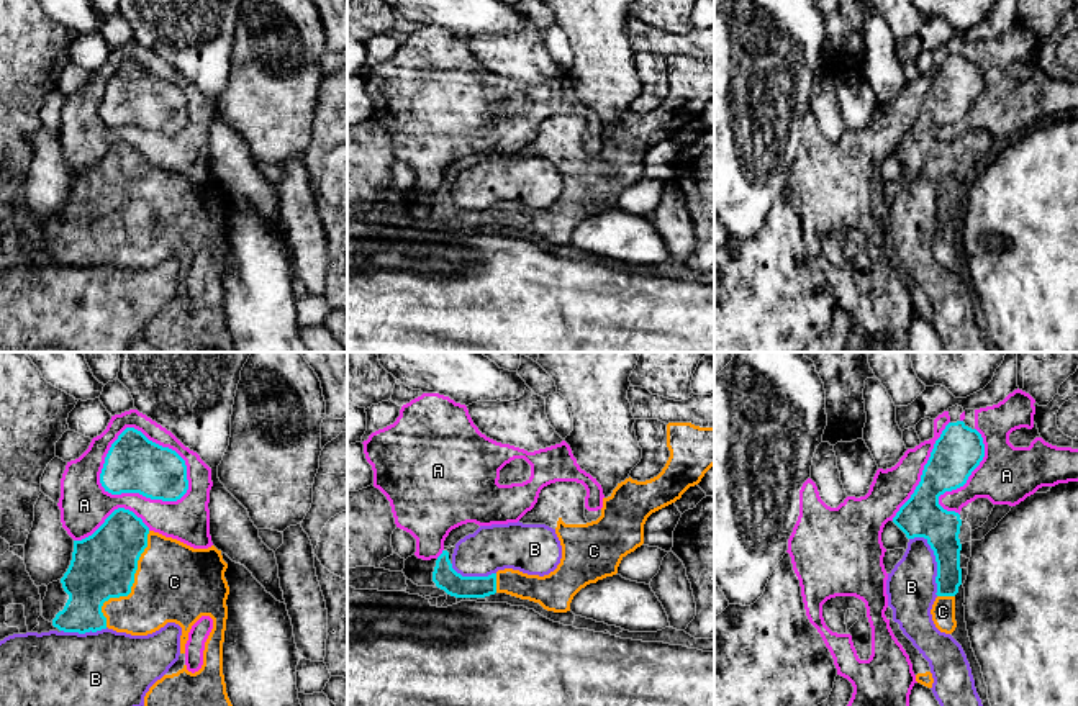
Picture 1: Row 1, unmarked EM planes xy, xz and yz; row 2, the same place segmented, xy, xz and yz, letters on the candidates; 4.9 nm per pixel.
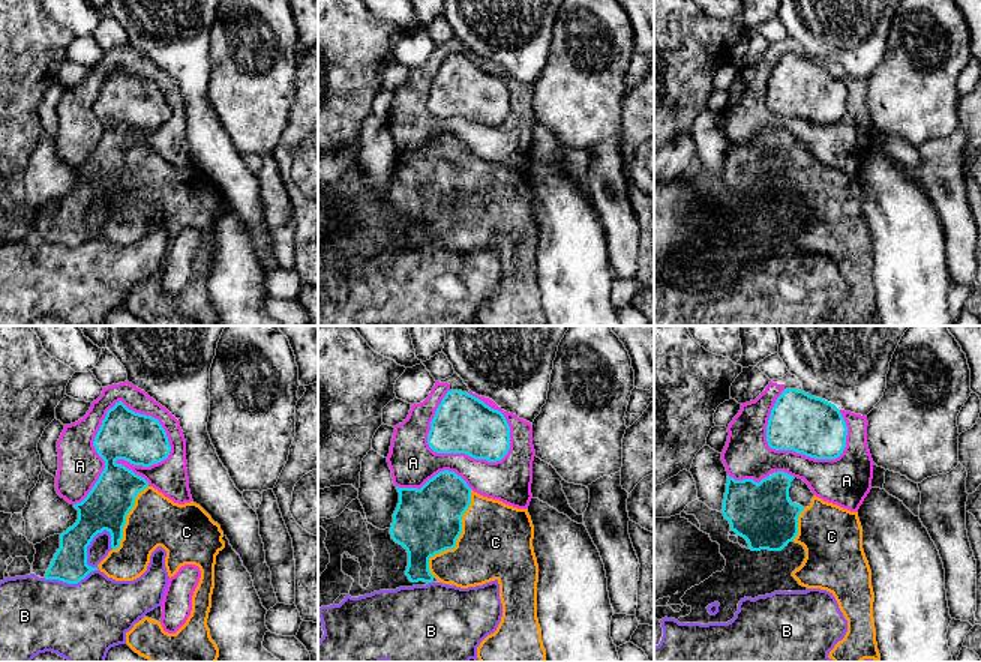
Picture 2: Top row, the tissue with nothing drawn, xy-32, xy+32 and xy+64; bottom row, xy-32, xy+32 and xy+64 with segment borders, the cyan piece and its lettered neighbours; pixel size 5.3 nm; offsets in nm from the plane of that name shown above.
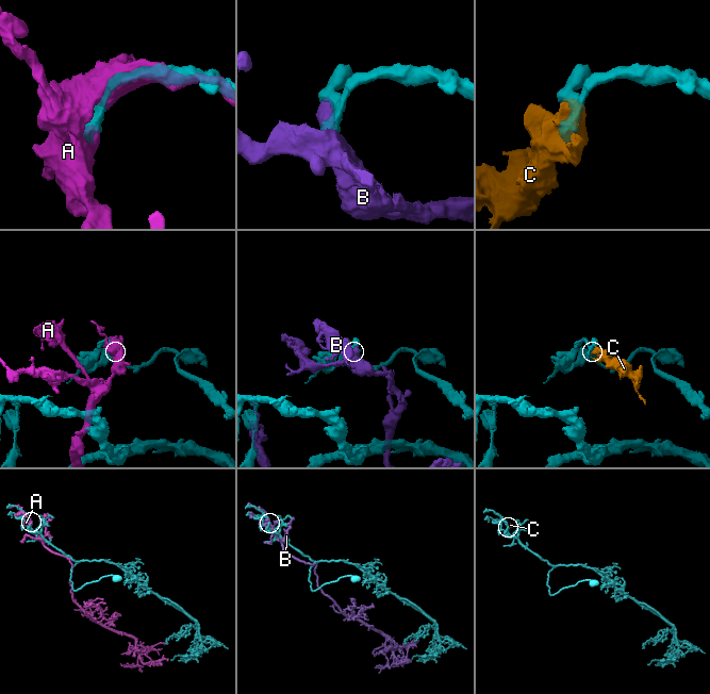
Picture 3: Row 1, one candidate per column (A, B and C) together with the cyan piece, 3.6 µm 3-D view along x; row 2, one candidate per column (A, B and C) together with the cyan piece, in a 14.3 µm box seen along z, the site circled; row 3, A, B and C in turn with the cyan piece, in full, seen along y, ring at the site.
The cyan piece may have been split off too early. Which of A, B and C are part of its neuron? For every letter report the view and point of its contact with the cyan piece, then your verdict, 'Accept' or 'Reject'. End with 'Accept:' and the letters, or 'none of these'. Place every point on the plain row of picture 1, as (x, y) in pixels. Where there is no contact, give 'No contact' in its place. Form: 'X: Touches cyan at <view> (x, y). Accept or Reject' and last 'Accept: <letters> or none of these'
A: Touches cyan at xy (140, 126). Reject
B: Touches cyan at yz (936, 194). Reject
C: Touches cyan at xy (131, 218). Accept
Accept: C

